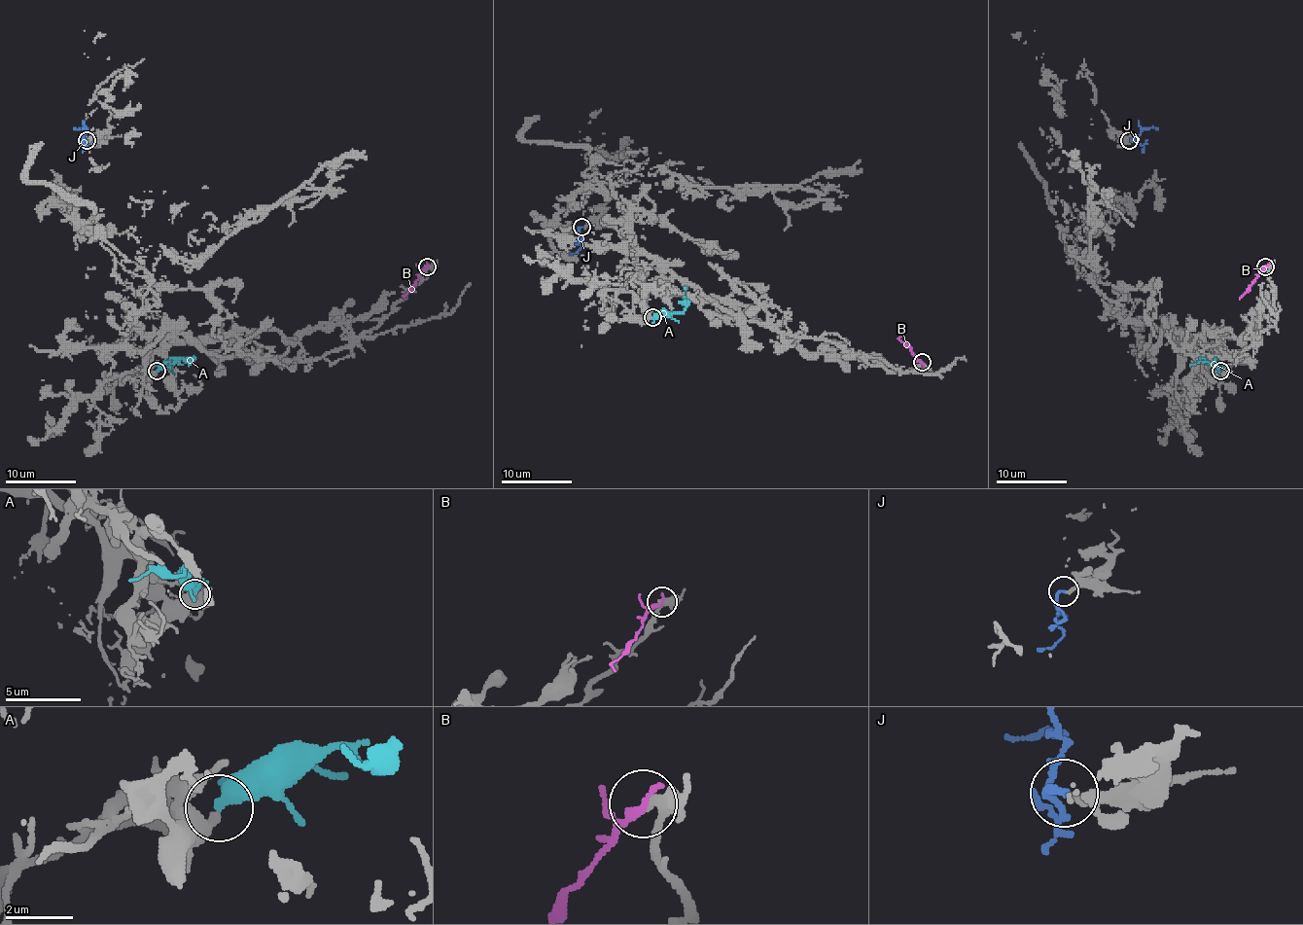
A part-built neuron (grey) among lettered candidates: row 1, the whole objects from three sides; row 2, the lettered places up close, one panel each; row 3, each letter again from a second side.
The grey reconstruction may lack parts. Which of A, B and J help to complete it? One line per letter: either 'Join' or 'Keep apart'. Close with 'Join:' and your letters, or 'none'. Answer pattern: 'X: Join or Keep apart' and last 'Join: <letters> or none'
A: Keep apart
B: Keep apart
J: Join
Join: J

